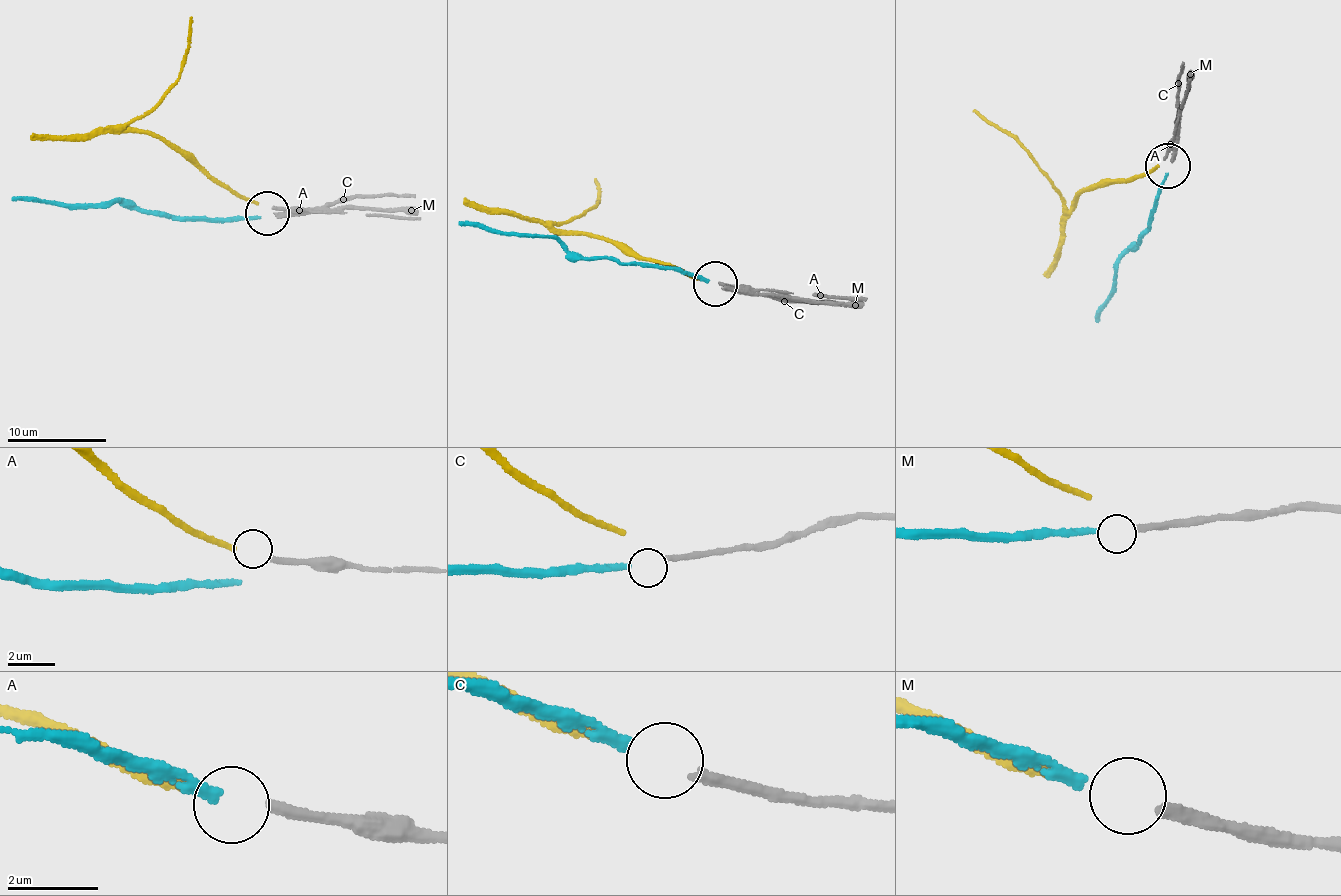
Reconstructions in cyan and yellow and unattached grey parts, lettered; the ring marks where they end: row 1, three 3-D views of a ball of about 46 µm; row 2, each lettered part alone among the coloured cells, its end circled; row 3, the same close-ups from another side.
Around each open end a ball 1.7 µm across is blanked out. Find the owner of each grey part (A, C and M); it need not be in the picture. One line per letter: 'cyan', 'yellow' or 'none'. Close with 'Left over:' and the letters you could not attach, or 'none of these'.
A: yellow
C: none
M: cyan
Left over: C

